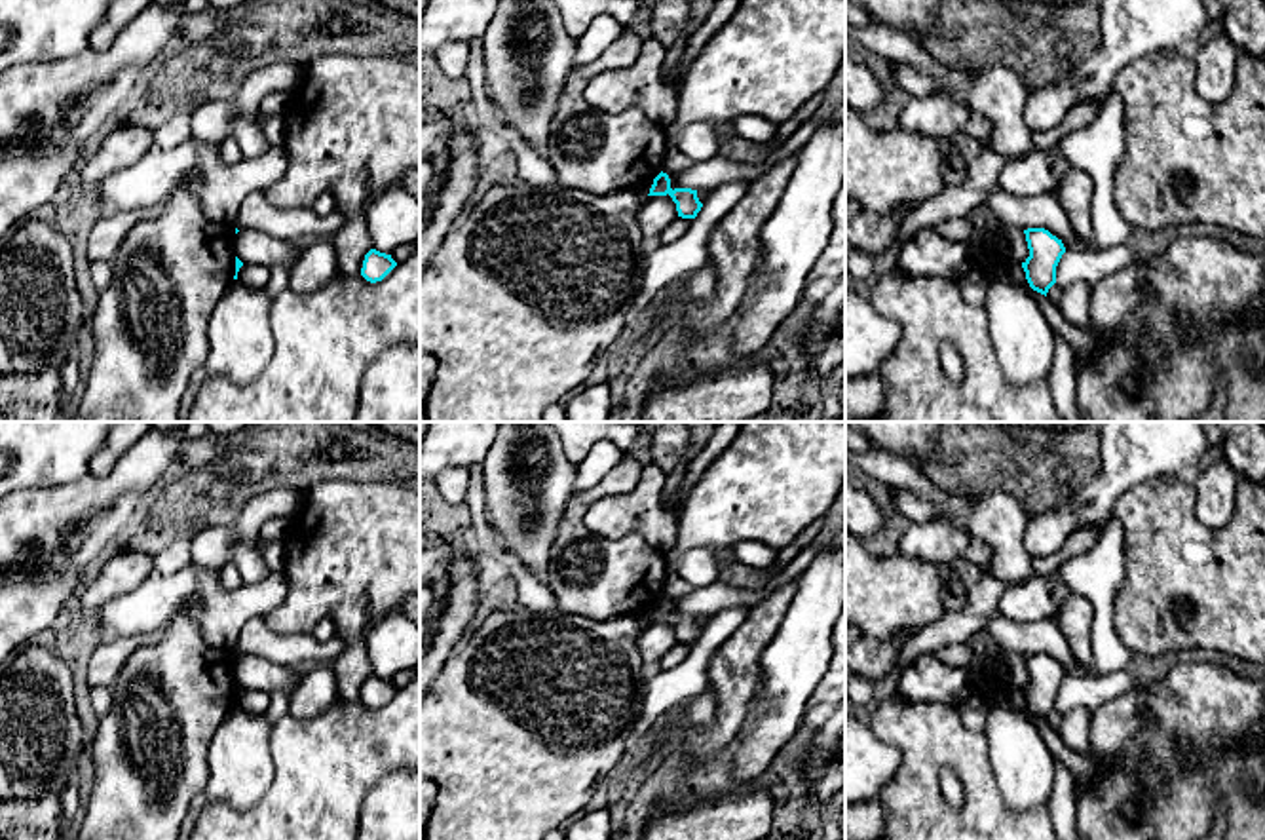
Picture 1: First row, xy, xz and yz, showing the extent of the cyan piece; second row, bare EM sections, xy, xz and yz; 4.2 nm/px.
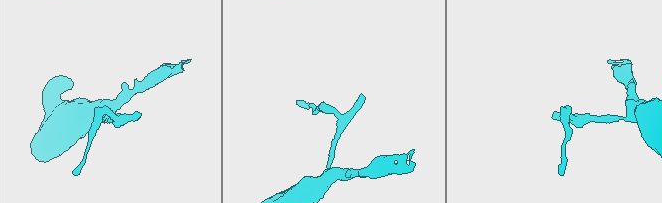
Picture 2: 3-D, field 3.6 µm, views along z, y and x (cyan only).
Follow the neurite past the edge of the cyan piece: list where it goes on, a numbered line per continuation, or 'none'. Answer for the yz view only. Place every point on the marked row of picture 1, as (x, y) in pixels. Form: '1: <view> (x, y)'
none

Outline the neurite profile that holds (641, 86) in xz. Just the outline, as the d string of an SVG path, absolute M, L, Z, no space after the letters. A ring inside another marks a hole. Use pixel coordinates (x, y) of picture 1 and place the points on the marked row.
M653 36L642 42L632 67L608 70L585 87L585 101L602 112L619 114L640 108L651 122L669 125L676 112L676 91L661 78L667 48Z

